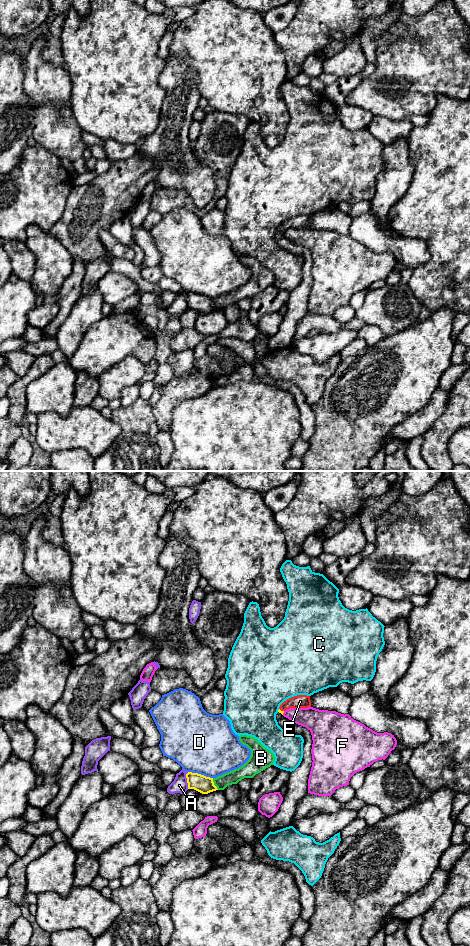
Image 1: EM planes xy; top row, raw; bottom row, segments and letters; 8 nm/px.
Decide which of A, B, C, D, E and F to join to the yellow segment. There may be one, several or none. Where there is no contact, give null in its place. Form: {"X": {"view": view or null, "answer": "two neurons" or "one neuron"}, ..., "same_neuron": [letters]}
{"A": {"view": "xy", "answer": "two neurons"}, "B": {"view": "xy", "answer": "two neurons"}, "C": {"view": "xy", "answer": "two neurons"}, "D": {"view": "xy", "answer": "two neurons"}, "E": {"view": "xy", "answer": "one neuron"}, "F": {"view": "xy", "answer": "two neurons"}, "same_neuron": ["E"]}

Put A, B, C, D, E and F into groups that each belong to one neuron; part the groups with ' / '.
A / B / C / D / E / F

